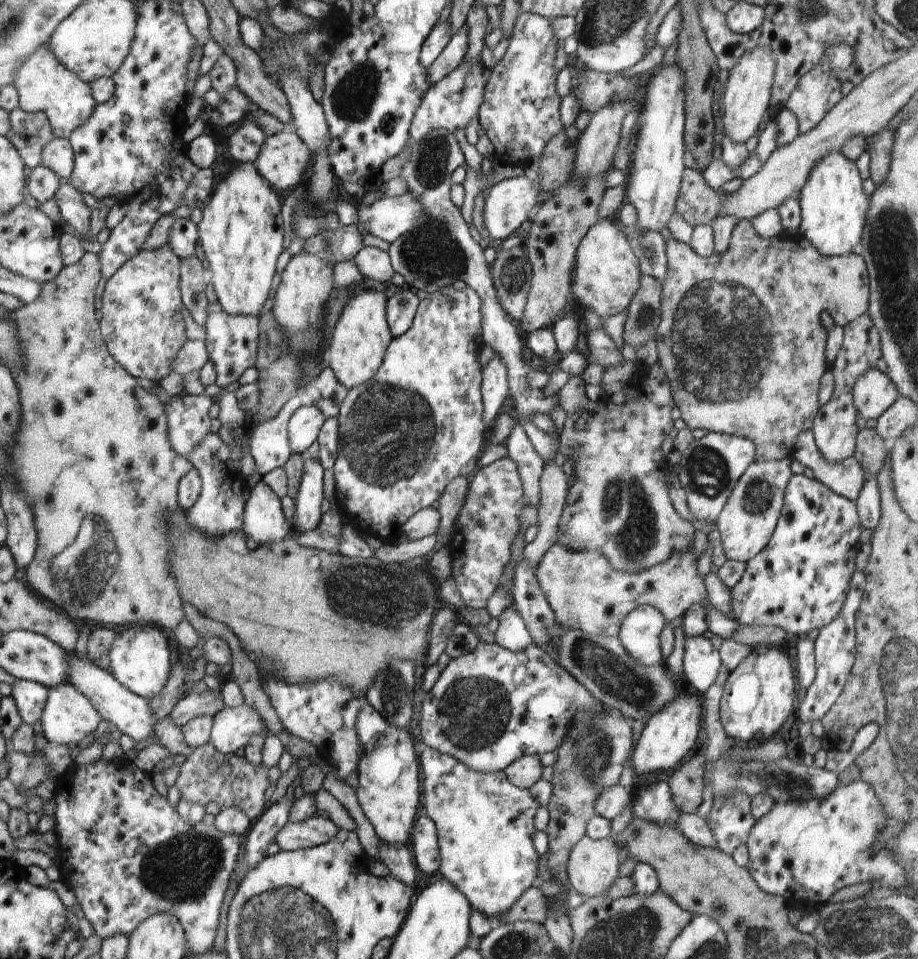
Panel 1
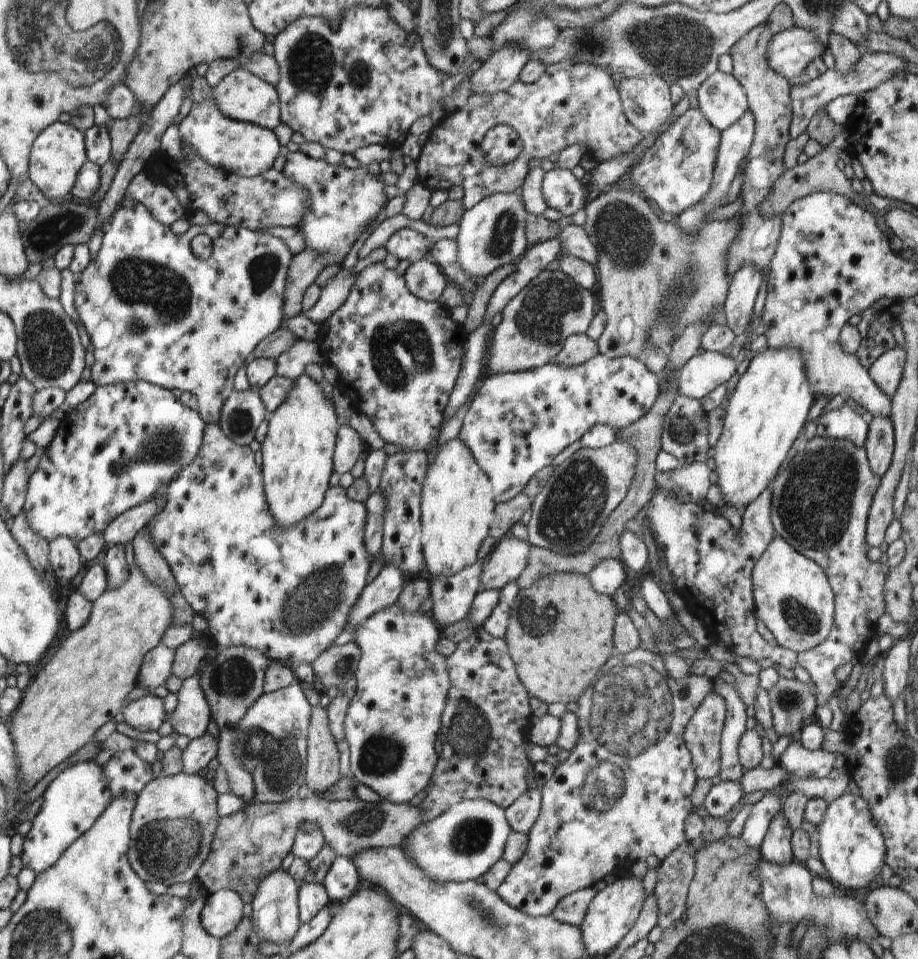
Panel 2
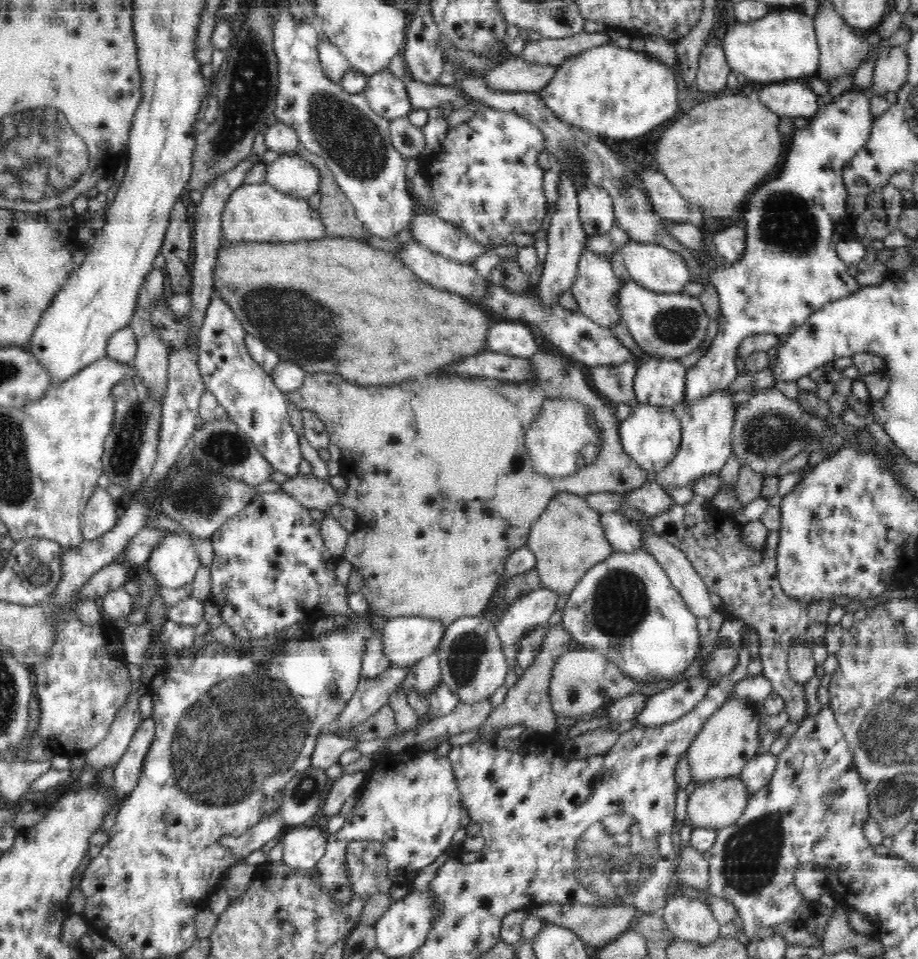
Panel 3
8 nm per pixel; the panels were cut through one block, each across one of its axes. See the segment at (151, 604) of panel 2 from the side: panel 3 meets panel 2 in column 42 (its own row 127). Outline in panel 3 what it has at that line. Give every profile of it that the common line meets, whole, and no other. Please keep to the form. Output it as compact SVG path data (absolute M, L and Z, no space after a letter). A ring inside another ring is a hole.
M737 91L728 96L717 95L706 98L686 114L680 113L664 130L651 163L658 164L662 174L674 184L687 201L698 202L708 208L736 208L748 196L748 190L754 190L766 180L766 174L782 166L786 154L786 138L778 132L779 117L757 99L750 100Z

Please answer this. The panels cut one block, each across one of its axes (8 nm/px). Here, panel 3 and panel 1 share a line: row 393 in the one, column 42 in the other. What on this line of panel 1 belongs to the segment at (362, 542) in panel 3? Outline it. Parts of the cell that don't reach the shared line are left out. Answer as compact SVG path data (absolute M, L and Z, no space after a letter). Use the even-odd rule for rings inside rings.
M85 253L77 264L66 265L56 279L44 283L43 290L35 302L24 304L11 314L18 328L18 336L21 337L22 368L14 372L14 377L21 391L21 409L24 418L21 420L21 430L17 434L17 443L14 444L14 448L8 450L8 455L13 460L13 469L17 473L17 480L21 485L23 495L33 506L37 536L42 544L42 548L38 548L38 560L34 560L34 564L30 564L30 568L27 569L26 580L34 587L34 592L64 610L78 623L112 626L115 629L153 626L171 635L186 617L175 579L168 570L171 546L168 524L169 516L179 508L177 500L179 481L192 466L185 457L174 452L168 440L168 420L166 420L164 403L158 399L157 395L146 392L146 389L137 384L136 377L133 377L121 364L118 364L117 360L114 360L105 344L94 307L95 291L101 277L100 257L97 254ZM47 559L52 560L50 572L36 572L39 563Z

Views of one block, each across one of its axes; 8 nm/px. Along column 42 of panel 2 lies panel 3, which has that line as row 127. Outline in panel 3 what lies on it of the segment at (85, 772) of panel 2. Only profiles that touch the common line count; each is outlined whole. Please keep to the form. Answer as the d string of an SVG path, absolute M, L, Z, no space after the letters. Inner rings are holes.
M873 85L868 86L866 90L858 90L855 87L851 87L850 90L840 94L840 96L830 99L826 102L822 108L818 109L818 112L809 118L808 126L804 126L798 130L795 127L794 132L786 138L786 154L783 157L782 166L780 166L780 172L776 172L776 176L772 180L768 180L768 184L762 184L760 188L756 188L756 192L752 192L752 196L748 196L748 204L746 204L746 212L744 212L745 231L746 231L746 252L744 256L738 261L728 263L725 269L718 269L712 271L707 276L712 286L716 288L719 294L720 313L718 318L718 331L716 337L711 342L711 345L707 348L705 354L698 359L696 364L689 368L686 372L686 385L685 396L682 406L688 406L690 403L695 403L696 399L703 399L704 396L715 395L716 392L726 391L736 383L738 370L734 360L737 358L738 346L742 340L747 336L753 334L787 334L794 332L797 328L800 328L806 319L814 314L819 308L822 308L826 303L831 303L832 300L838 300L856 292L859 289L860 284L854 277L848 273L848 265L842 261L837 254L837 247L846 236L847 232L854 227L854 218L848 214L846 209L846 200L848 200L848 190L843 182L844 168L847 167L848 162L852 160L860 151L863 151L867 147L868 140L871 139L873 117L870 113L870 99L874 96L872 91Z

